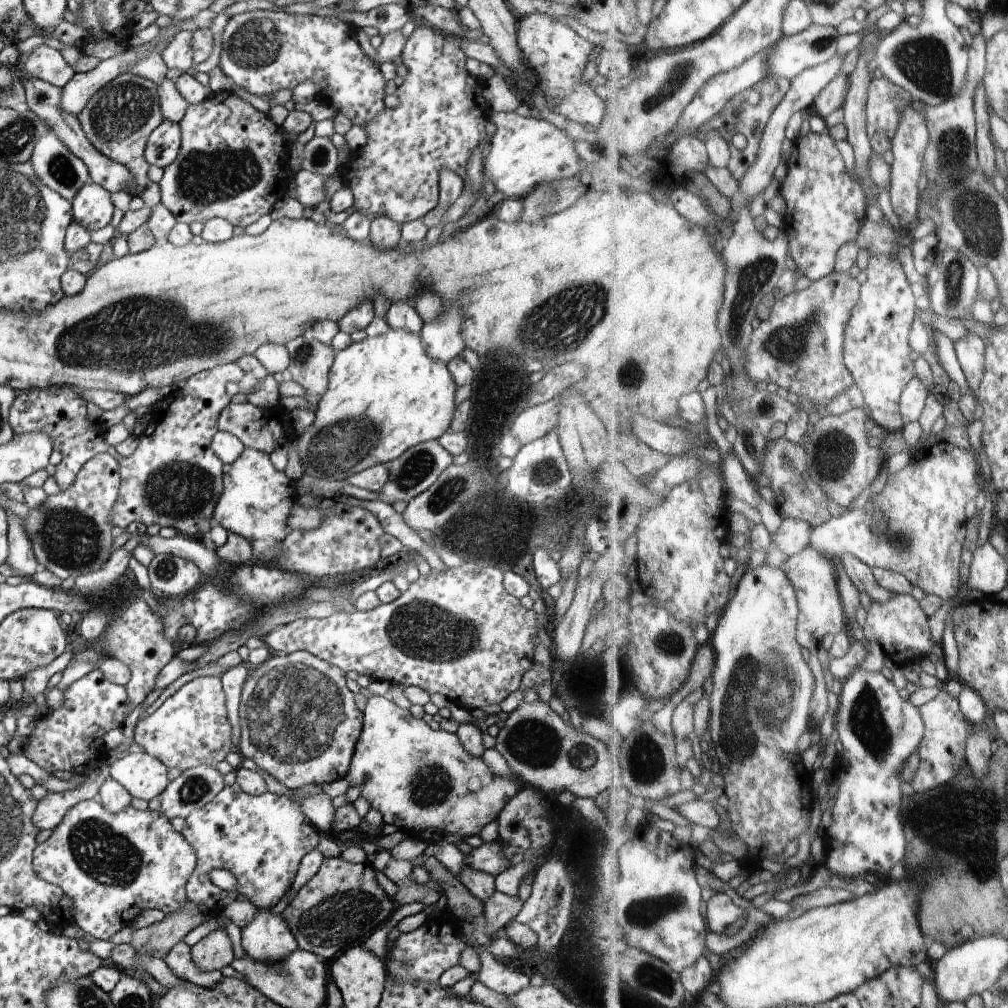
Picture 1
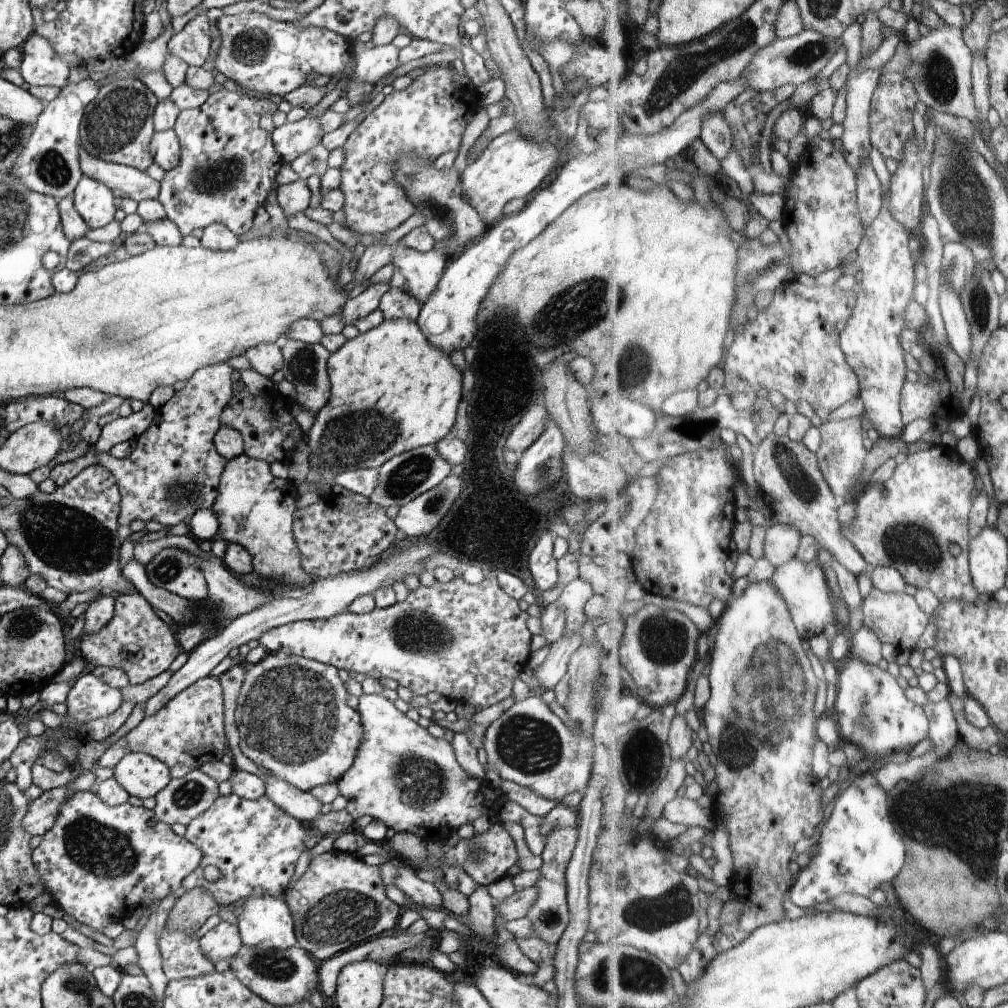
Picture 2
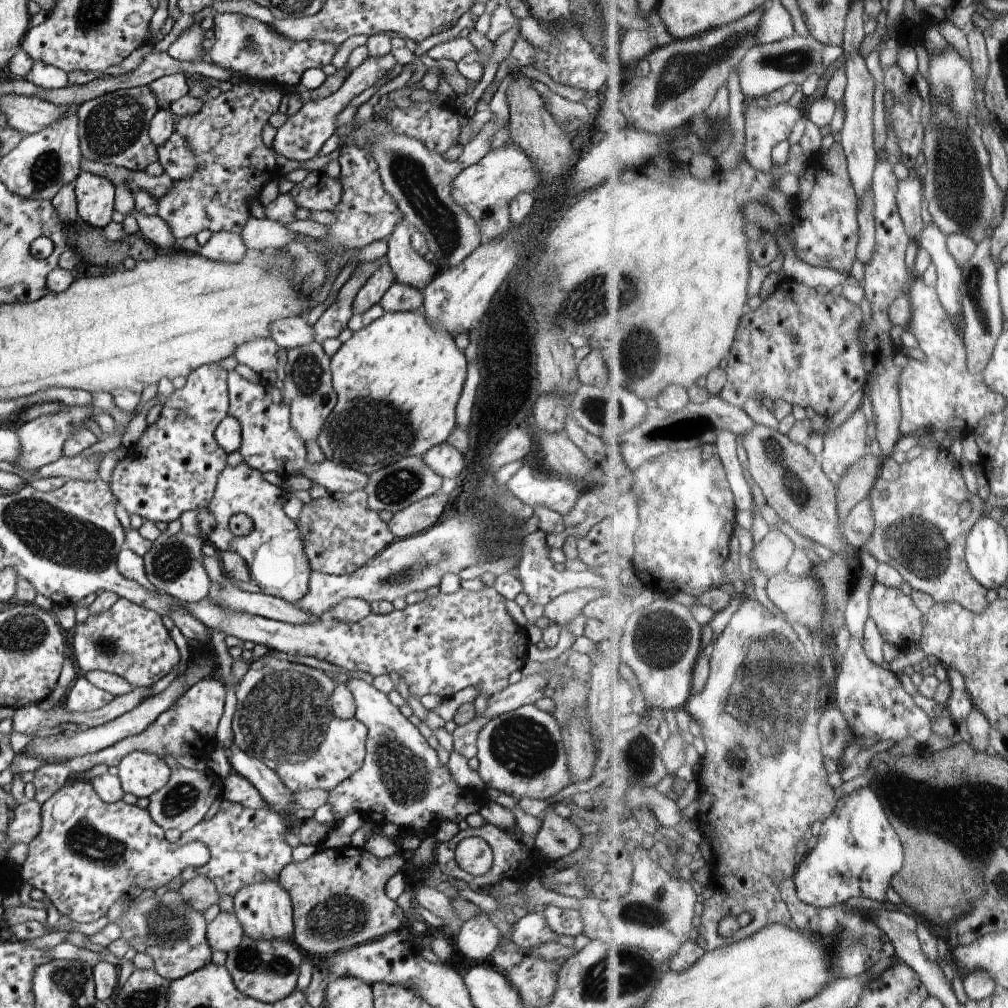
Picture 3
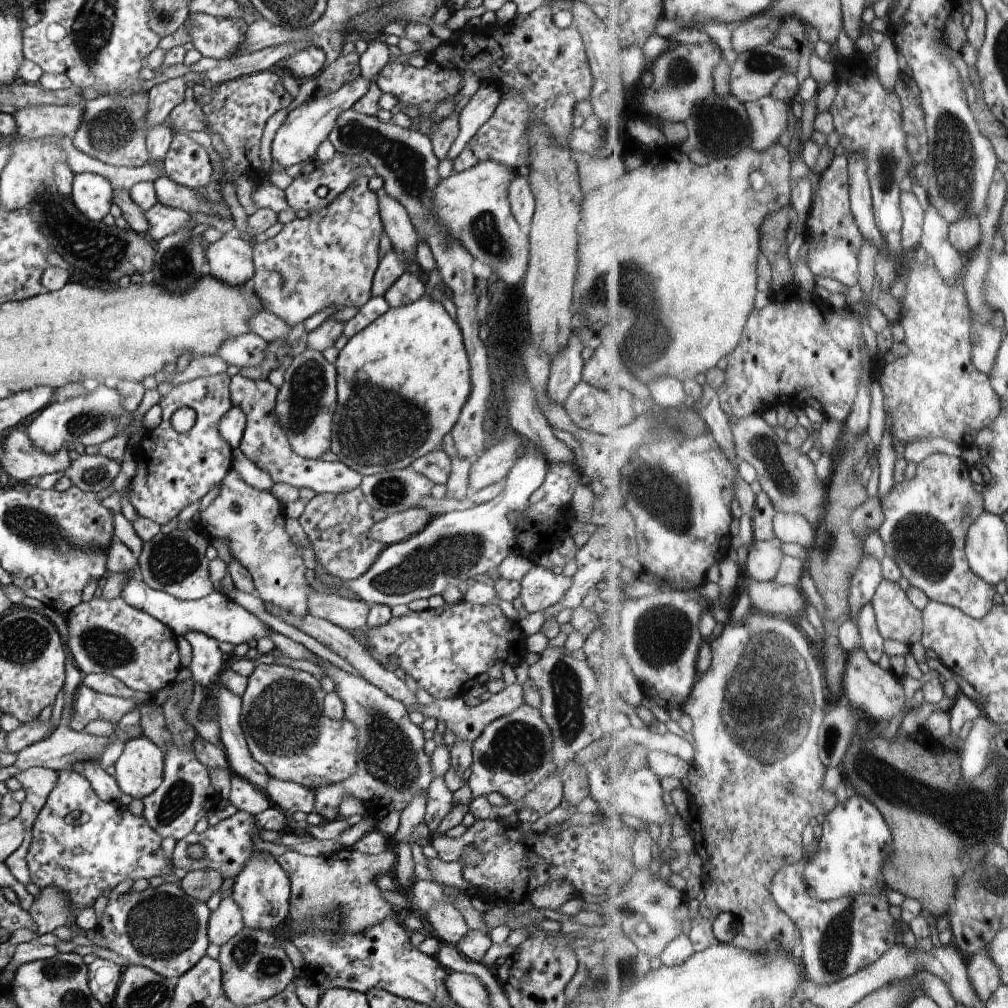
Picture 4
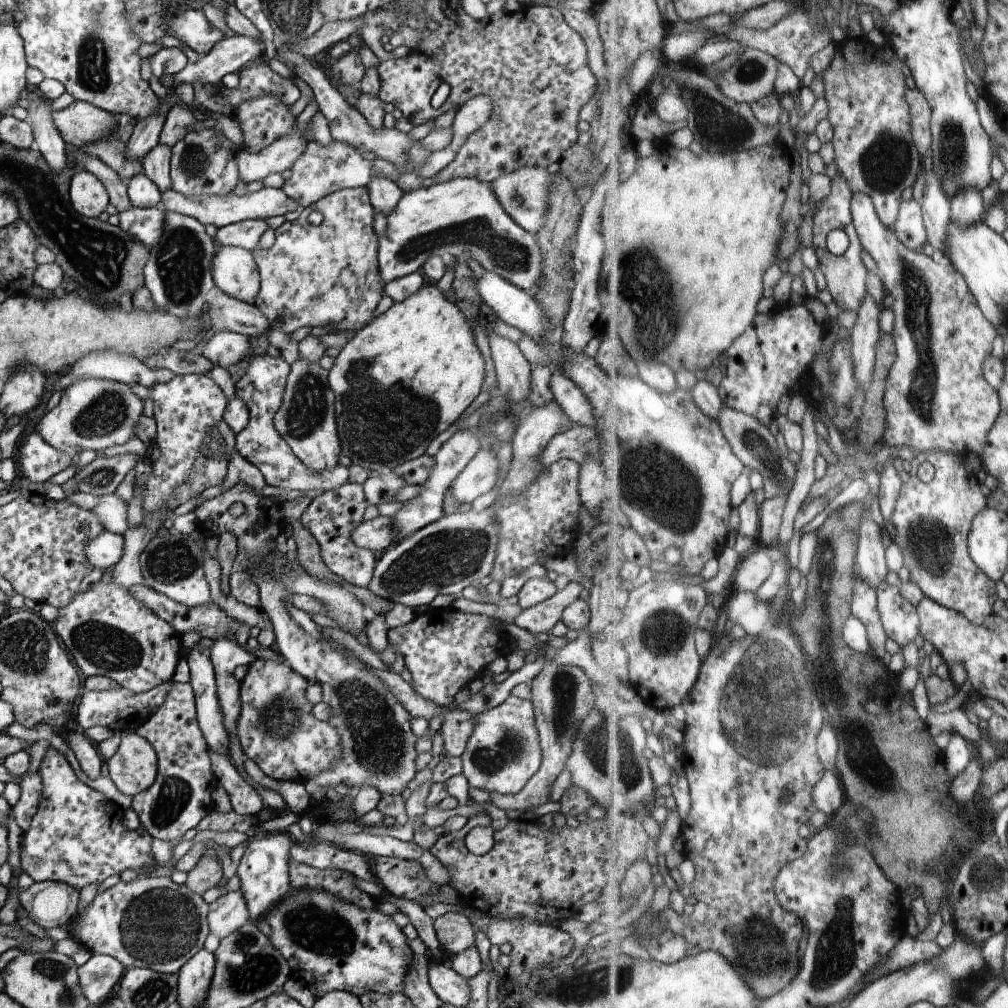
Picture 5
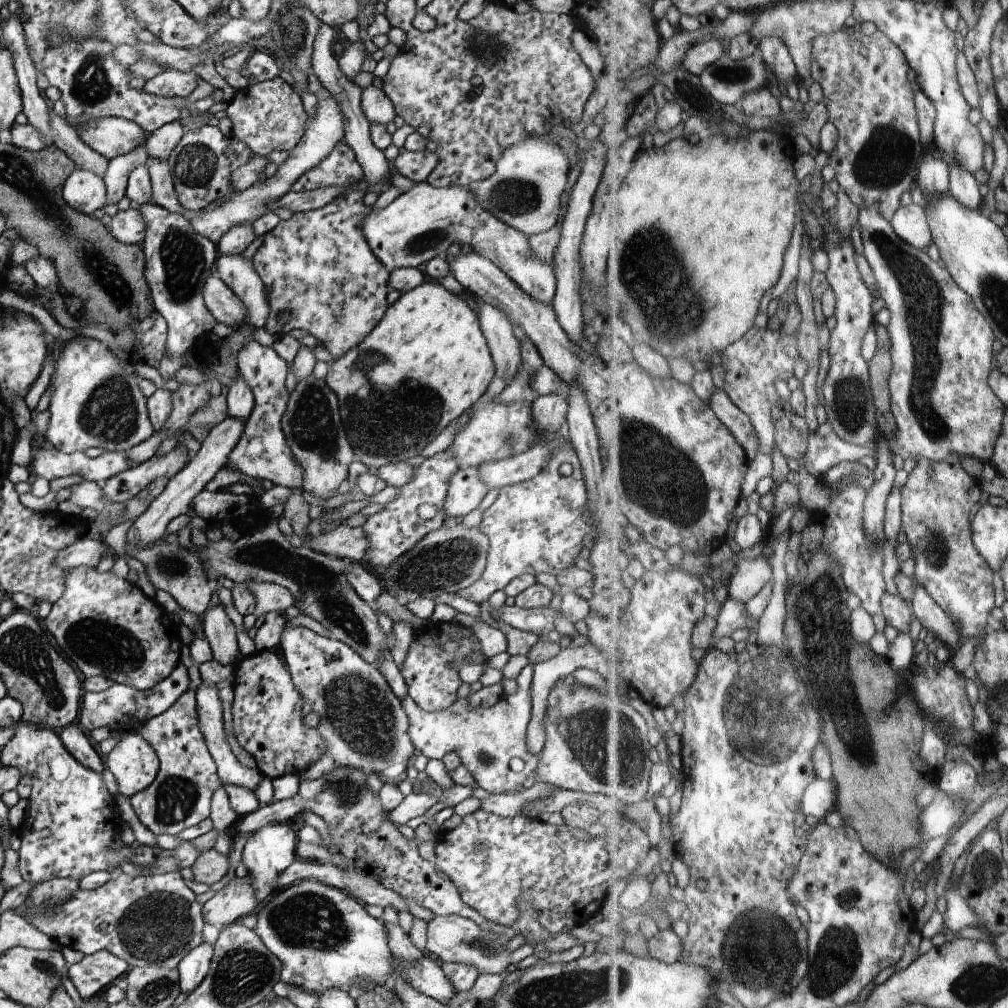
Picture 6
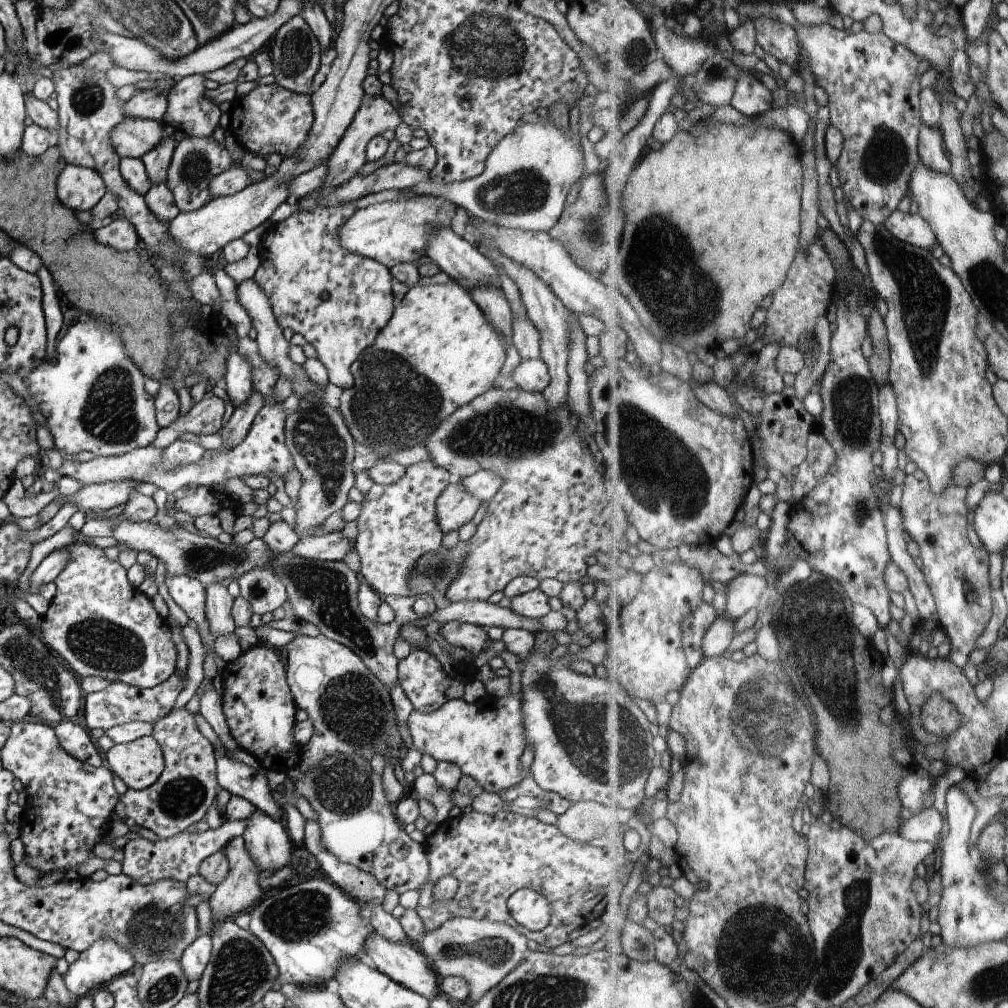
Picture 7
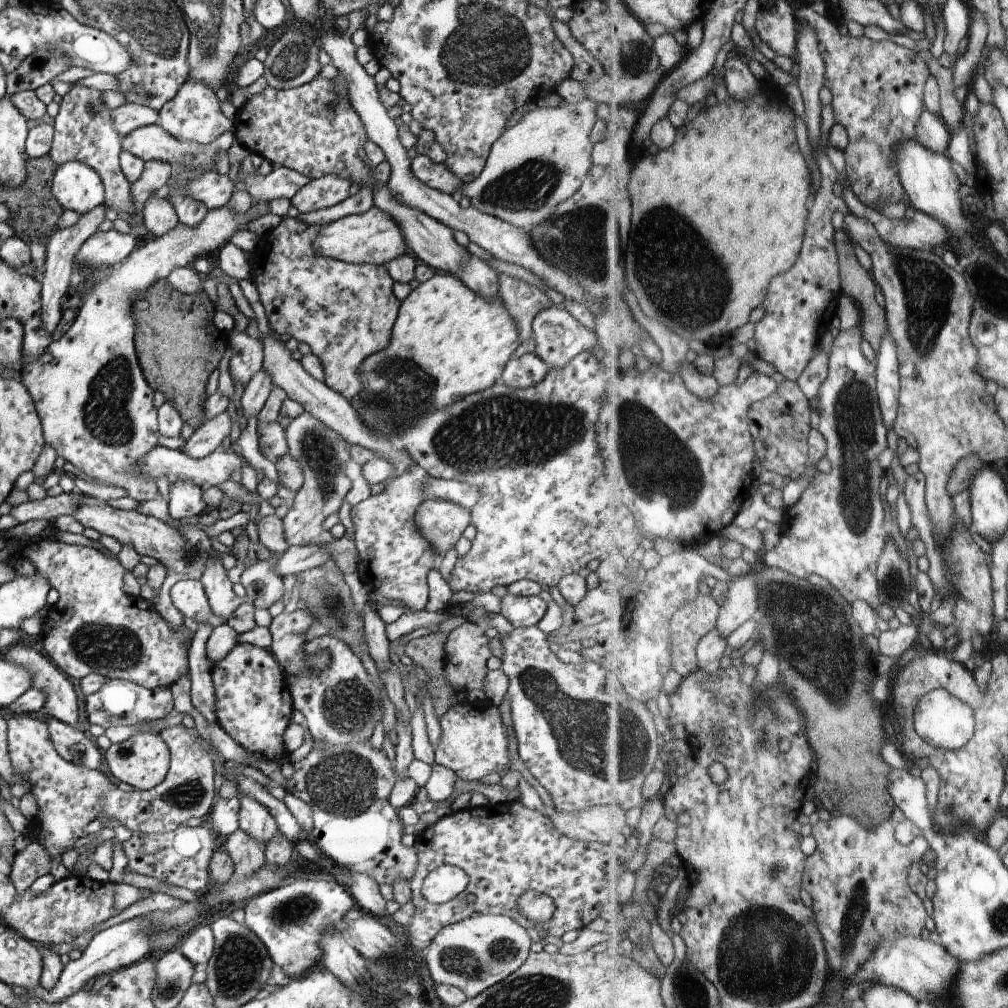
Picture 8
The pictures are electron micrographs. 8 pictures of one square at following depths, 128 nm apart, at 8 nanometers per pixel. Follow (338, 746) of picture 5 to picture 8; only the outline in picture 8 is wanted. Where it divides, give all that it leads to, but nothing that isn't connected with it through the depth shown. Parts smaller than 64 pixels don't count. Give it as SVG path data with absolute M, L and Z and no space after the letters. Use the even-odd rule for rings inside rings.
M239 643L211 670L215 686L215 713L218 726L229 734L246 751L259 752L266 760L282 761L290 752L284 744L283 734L289 725L294 710L289 691L286 672L268 648L257 647L250 643Z

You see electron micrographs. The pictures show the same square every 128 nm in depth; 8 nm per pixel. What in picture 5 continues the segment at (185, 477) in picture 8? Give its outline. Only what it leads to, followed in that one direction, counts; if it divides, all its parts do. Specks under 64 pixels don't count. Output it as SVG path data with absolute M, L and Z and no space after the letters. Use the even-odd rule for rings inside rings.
M268 354L253 355L247 373L235 382L235 394L240 397L248 407L250 420L246 428L236 436L235 449L258 467L268 485L278 486L298 492L308 490L333 491L348 483L350 478L349 466L336 465L333 469L315 471L308 468L285 443L283 436L274 426L274 415L283 403L283 394L289 375L289 364L284 359ZM38 433L25 436L15 450L17 475L23 484L45 483L73 464L66 452L52 448Z

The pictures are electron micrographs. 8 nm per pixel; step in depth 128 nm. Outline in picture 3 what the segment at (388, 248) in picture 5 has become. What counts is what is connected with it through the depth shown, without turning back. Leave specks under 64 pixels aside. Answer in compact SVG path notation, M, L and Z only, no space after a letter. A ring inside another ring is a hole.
M511 141L499 149L492 149L478 163L460 172L453 180L451 195L456 204L478 224L481 243L487 243L496 241L512 228L510 201L517 194L532 192L541 182L541 174L533 167L530 157ZM388 262L378 267L358 291L352 305L353 314L362 314L370 310L374 304L378 304L394 283L395 276Z

